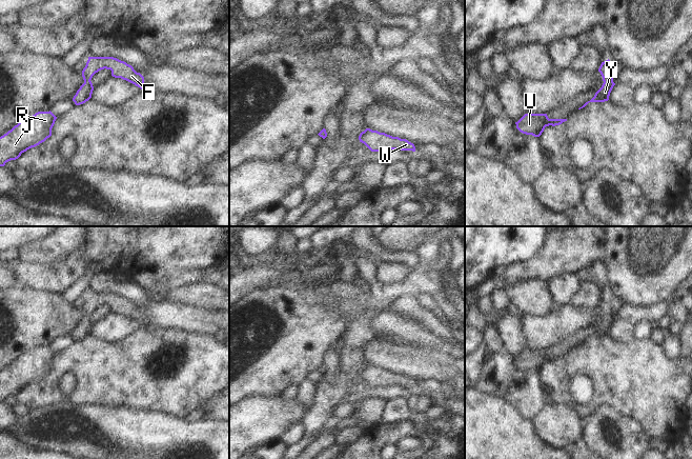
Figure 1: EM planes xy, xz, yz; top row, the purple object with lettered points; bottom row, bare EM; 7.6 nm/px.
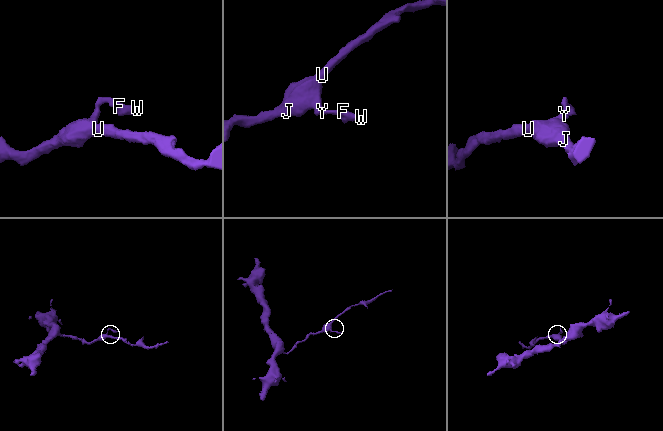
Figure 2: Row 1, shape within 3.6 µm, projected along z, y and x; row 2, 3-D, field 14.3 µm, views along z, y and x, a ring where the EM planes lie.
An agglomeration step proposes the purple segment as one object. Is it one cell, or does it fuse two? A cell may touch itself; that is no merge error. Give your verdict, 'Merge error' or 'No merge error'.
No merge error.

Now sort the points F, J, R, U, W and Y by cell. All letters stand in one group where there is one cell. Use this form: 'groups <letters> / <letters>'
groups F J R U W Y

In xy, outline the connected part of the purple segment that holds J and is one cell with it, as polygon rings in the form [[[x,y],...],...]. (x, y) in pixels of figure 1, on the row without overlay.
[[[38,347],[25,354],[0,373],[0,402],[18,395],[22,388],[39,381],[52,372],[57,353],[49,347]]]

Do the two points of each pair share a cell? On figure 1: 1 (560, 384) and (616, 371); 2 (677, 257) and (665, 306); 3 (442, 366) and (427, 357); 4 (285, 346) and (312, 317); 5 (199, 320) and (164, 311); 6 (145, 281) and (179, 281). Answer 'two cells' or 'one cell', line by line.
1: one cell
2: two cells
3: one cell
4: one cell
5: one cell
6: one cell

